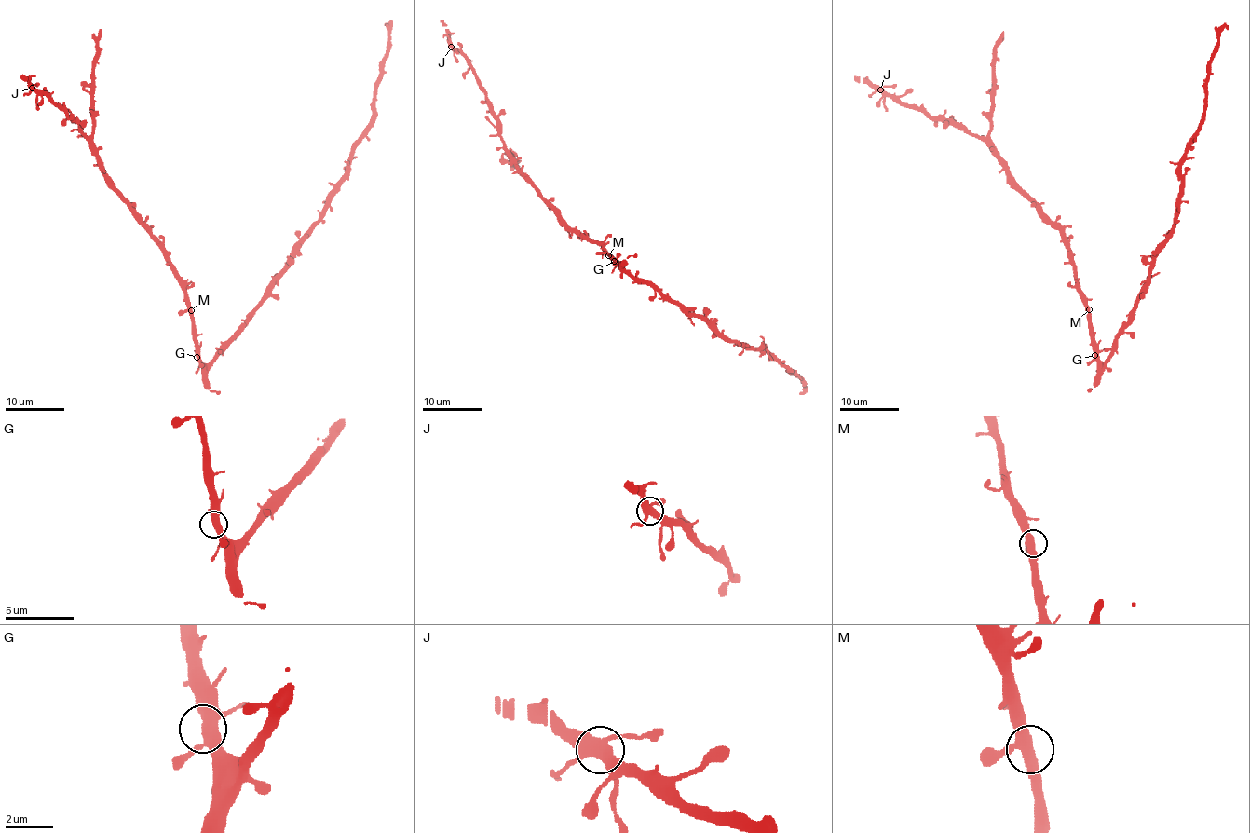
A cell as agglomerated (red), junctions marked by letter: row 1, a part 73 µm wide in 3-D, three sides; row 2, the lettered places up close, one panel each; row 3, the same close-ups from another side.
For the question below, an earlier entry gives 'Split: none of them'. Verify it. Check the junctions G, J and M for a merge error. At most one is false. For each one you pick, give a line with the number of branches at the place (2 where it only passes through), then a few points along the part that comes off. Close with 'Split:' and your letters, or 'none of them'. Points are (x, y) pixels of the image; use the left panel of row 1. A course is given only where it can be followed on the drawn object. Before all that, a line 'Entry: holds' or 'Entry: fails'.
Entry: holds
Split: none of them

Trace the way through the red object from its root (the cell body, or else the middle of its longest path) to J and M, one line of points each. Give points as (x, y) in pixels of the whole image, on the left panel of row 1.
J: (198, 355), (188, 296), (164, 245), (109, 182), (97, 150), (81, 128), (59, 105), (32, 88)
M: (198, 355), (191, 310)

